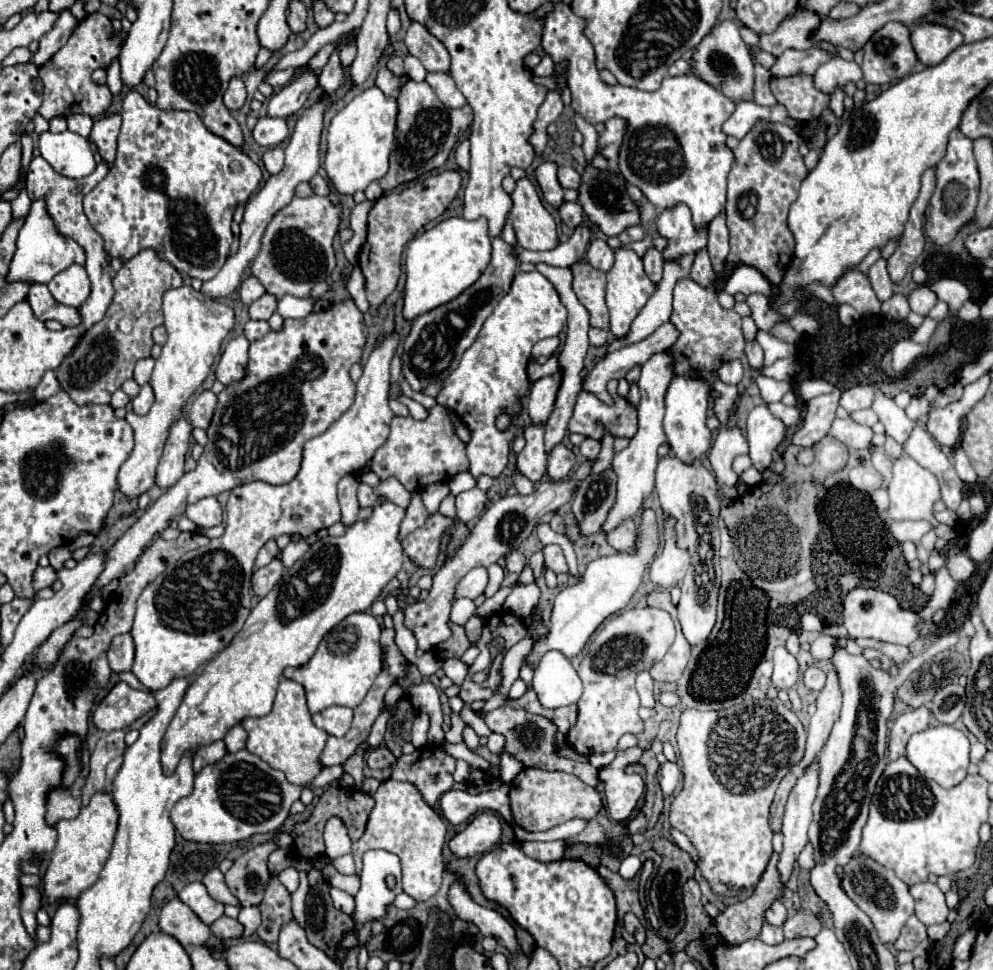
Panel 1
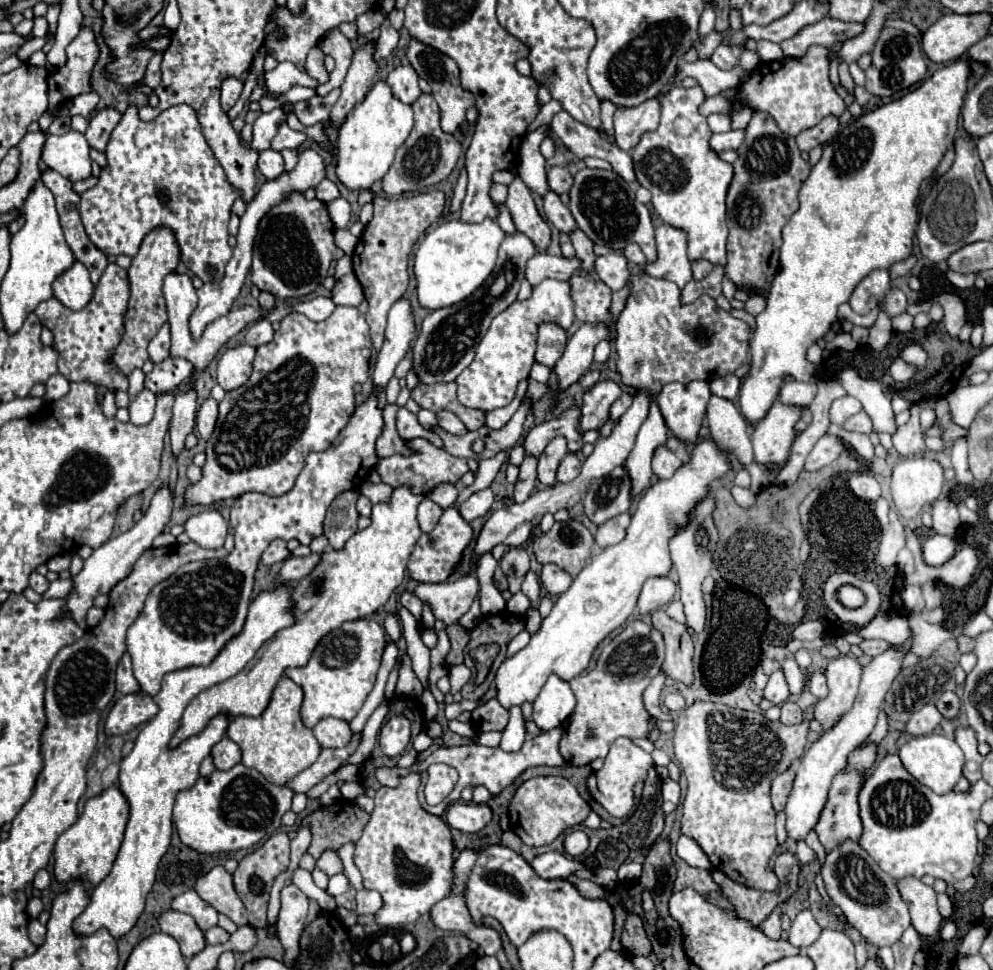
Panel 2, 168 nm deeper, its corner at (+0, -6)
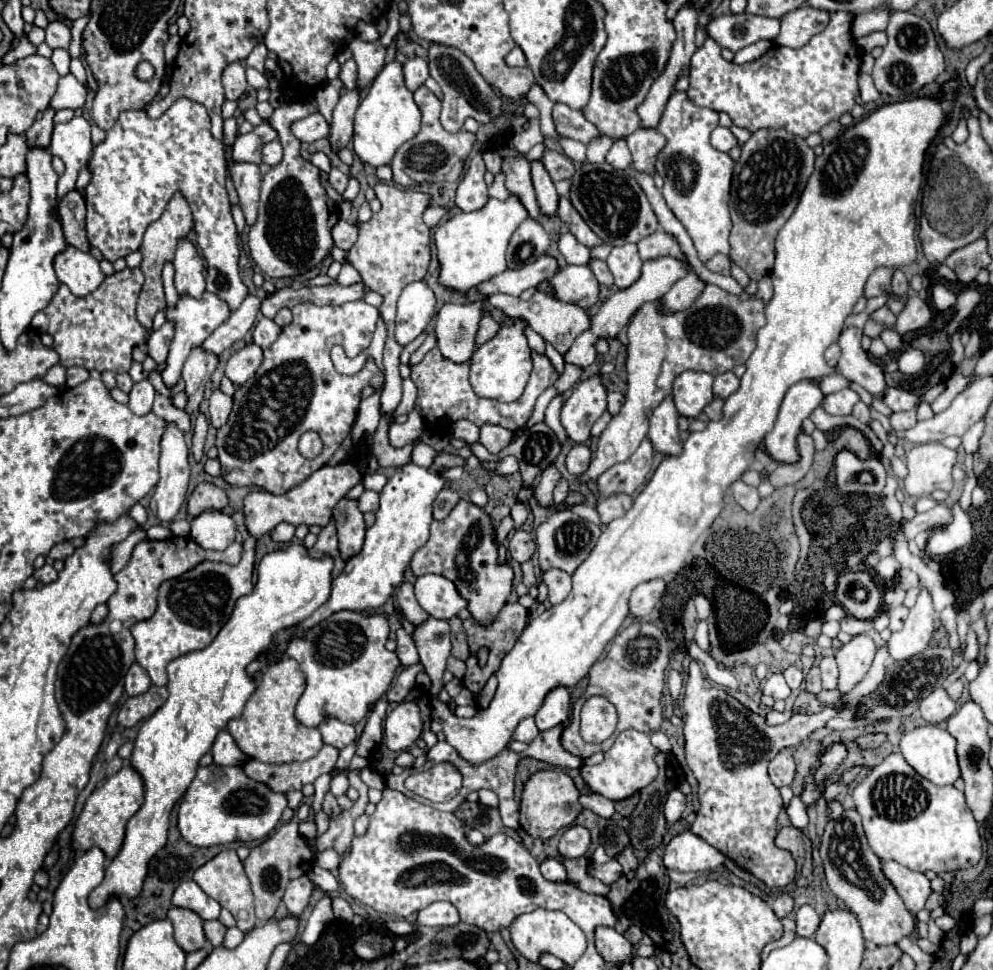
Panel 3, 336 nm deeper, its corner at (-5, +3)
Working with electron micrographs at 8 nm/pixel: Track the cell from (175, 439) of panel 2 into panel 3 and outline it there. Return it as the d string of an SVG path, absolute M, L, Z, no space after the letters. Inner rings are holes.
M201 345L193 347L185 365L183 365L183 379L185 379L185 391L189 395L189 405L187 405L187 413L195 413L199 409L199 403L203 399L203 389L205 383L209 381L209 377L213 375L213 371L217 369L219 357L215 353L205 351Z

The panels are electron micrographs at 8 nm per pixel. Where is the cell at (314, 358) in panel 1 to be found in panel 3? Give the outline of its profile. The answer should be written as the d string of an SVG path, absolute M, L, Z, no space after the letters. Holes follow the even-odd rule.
M353 301L339 307L333 305L319 307L313 303L299 303L293 307L293 321L287 327L283 327L279 339L269 349L263 351L265 359L257 369L257 373L235 391L229 421L217 431L215 445L219 449L223 479L229 485L233 487L259 485L269 493L283 495L289 489L301 485L301 481L305 481L309 473L321 469L321 465L325 465L333 457L333 453L347 439L355 423L363 387L371 385L373 389L379 389L385 377L373 359L367 359L367 365L351 377L339 375L333 367L329 353L333 345L341 345L345 349L345 355L359 355L363 349L369 347L373 339L377 317L379 317L377 307L367 305L365 301ZM305 431L317 431L323 439L323 453L317 459L305 459L297 451L297 441Z

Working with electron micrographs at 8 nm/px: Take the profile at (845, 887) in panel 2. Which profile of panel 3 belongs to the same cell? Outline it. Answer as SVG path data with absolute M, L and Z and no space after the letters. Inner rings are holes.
M855 809L843 811L839 819L831 819L821 839L821 859L825 867L825 881L829 889L845 901L845 905L859 917L863 935L875 945L895 945L903 937L913 935L915 917L905 909L903 899L895 887L881 873L879 857L869 849L861 825L861 815Z

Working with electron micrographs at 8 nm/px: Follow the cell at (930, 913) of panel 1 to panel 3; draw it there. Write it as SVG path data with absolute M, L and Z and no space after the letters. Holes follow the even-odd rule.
M881 861L881 871L893 883L893 887L901 895L905 907L911 913L917 913L925 907L925 901L931 895L931 885L923 873L911 871L895 861Z

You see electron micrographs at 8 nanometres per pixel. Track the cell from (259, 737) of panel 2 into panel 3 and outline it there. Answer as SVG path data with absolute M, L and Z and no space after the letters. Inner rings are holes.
M283 657L269 663L269 667L259 675L255 693L249 697L245 711L239 719L229 721L227 731L233 735L237 747L263 763L291 763L315 757L323 747L319 729L309 729L295 719L295 705L305 691L305 675L301 673L297 661Z

